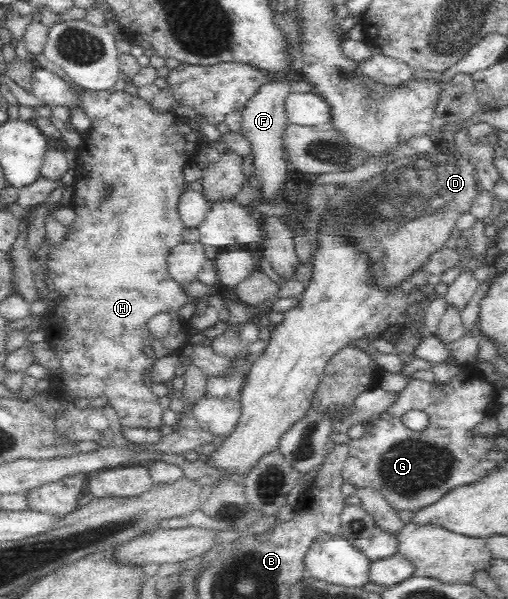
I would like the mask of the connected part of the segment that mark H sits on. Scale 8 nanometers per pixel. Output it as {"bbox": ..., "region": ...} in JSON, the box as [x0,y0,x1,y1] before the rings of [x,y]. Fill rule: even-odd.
{"bbox":[43,62,272,429],"region":[[[220,62],[217,64],[212,64],[211,66],[199,66],[199,65],[189,65],[180,63],[177,67],[170,70],[168,73],[167,84],[169,90],[174,96],[174,103],[171,109],[164,114],[154,111],[145,100],[141,100],[137,95],[130,95],[124,90],[111,91],[107,90],[90,90],[83,91],[81,94],[77,95],[77,102],[75,106],[79,106],[84,112],[89,116],[92,126],[87,132],[82,134],[82,144],[76,151],[76,168],[75,171],[75,181],[72,186],[73,190],[69,191],[67,196],[67,203],[74,209],[76,217],[71,225],[67,227],[67,236],[65,240],[61,242],[58,246],[53,247],[48,254],[48,277],[51,278],[53,284],[55,285],[55,291],[57,291],[61,296],[64,296],[61,300],[56,300],[56,307],[45,314],[45,320],[43,328],[46,331],[47,340],[51,340],[51,347],[55,349],[57,357],[61,359],[61,368],[55,370],[55,372],[50,372],[48,378],[50,380],[51,386],[47,392],[51,392],[51,396],[55,399],[69,399],[73,402],[75,398],[89,398],[94,400],[98,396],[107,396],[109,399],[109,408],[115,409],[115,414],[119,415],[119,420],[121,420],[121,426],[127,428],[152,428],[157,429],[163,424],[162,422],[162,407],[159,403],[159,398],[153,394],[147,384],[143,381],[143,373],[150,371],[153,368],[153,364],[161,356],[169,356],[173,354],[179,355],[181,350],[190,344],[189,341],[189,325],[183,322],[183,319],[179,316],[180,308],[190,301],[189,295],[184,291],[182,285],[180,285],[176,280],[170,277],[167,271],[167,256],[171,248],[175,248],[177,244],[184,242],[183,231],[186,226],[181,220],[180,214],[178,213],[178,205],[183,196],[184,192],[188,191],[189,183],[185,181],[184,178],[184,168],[193,164],[194,158],[197,156],[197,152],[201,143],[199,142],[199,134],[196,131],[190,131],[188,127],[188,119],[178,116],[175,113],[175,108],[177,106],[189,106],[197,111],[197,113],[204,117],[205,120],[209,121],[210,124],[216,125],[219,122],[225,122],[225,117],[231,112],[243,112],[245,106],[247,106],[247,101],[251,98],[260,86],[268,83],[272,76],[245,63],[232,63],[232,62]],[[161,312],[166,312],[171,315],[172,325],[169,329],[168,335],[164,336],[164,339],[157,340],[157,338],[151,335],[149,332],[147,321],[153,315],[159,314]],[[145,346],[152,346],[154,352],[157,350],[157,358],[155,356],[147,356],[141,349]]]}

